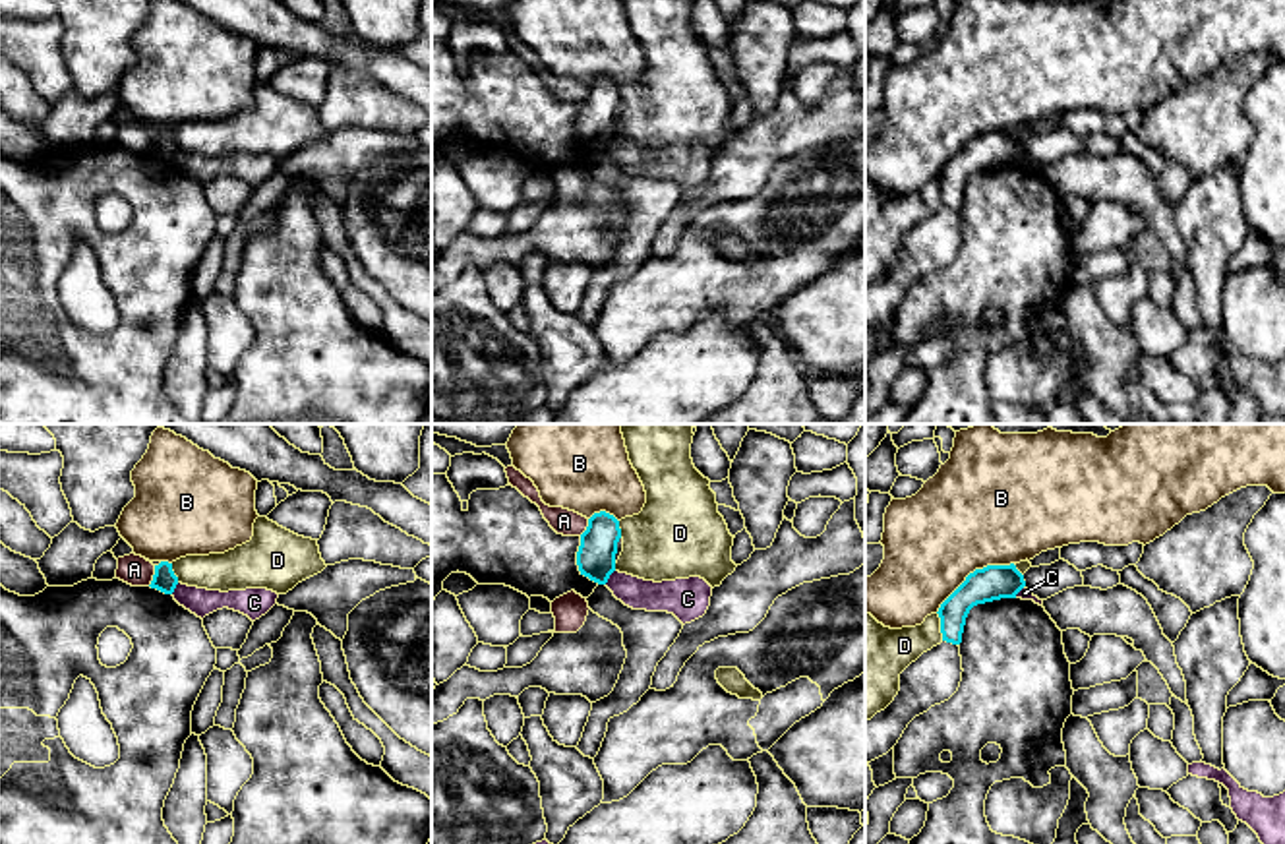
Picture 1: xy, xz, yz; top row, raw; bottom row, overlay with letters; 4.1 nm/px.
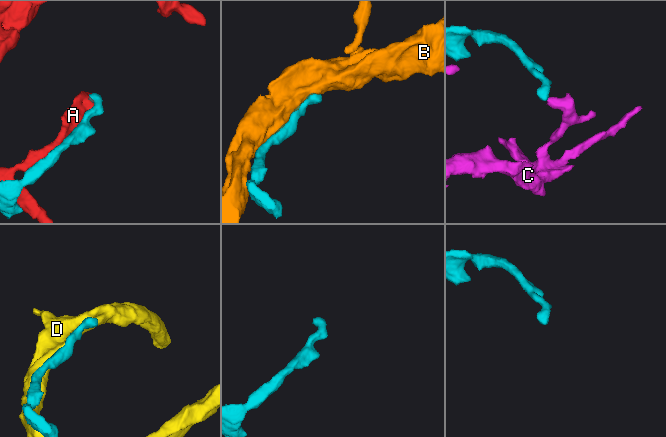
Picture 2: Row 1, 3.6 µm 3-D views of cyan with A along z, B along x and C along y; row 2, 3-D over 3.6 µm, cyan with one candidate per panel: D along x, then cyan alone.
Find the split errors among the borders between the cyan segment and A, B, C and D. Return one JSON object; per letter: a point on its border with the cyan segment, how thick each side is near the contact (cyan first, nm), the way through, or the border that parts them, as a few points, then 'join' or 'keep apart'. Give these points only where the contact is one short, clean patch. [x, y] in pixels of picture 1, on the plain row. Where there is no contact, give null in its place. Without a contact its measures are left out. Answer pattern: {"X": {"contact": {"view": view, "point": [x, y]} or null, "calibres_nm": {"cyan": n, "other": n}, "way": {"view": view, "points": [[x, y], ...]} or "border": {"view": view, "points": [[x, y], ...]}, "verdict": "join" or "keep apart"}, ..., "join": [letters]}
{"A": {"contact": {"view": "xy", "point": [153, 142]}, "calibres_nm": {"cyan": 90, "other": 130}, "verdict": "keep apart"}, "B": {"contact": {"view": "yz", "point": [974, 138]}, "calibres_nm": {"cyan": 140, "other": 460}, "verdict": "keep apart"}, "C": {"contact": {"view": "xz", "point": [608, 144]}, "calibres_nm": {"cyan": 160, "other": 130}, "border": {"view": "xz", "points": [[614, 136], [604, 150]]}, "verdict": "keep apart"}, "D": {"contact": {"view": "yz", "point": [941, 192]}, "calibres_nm": {"cyan": 140, "other": 190}, "verdict": "keep apart"}, "join": []}

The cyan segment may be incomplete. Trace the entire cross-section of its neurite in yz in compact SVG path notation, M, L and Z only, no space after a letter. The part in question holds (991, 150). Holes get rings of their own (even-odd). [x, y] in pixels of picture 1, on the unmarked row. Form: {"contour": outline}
{"contour": "M1014 130L975 136L937 178L941 184L942 207L960 211L966 184L973 172L1001 165L1016 165L1024 153L1024 141Z"}

